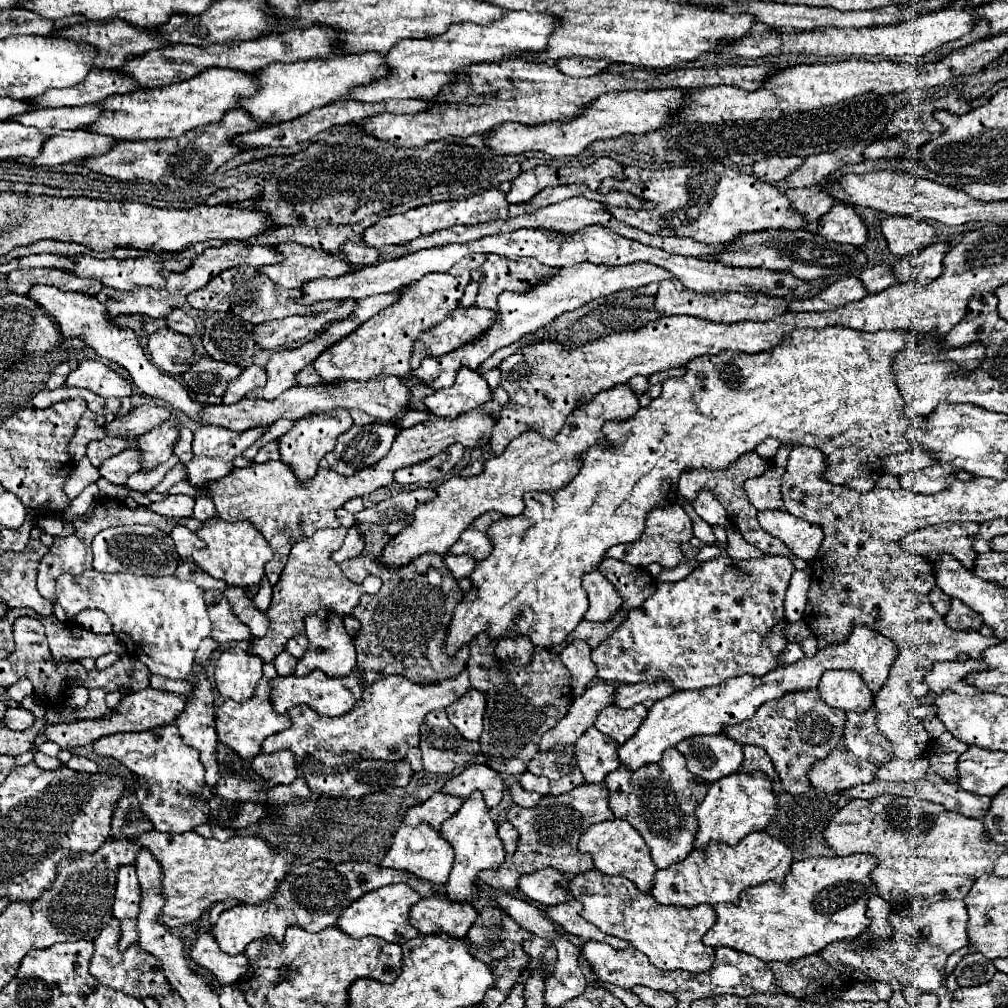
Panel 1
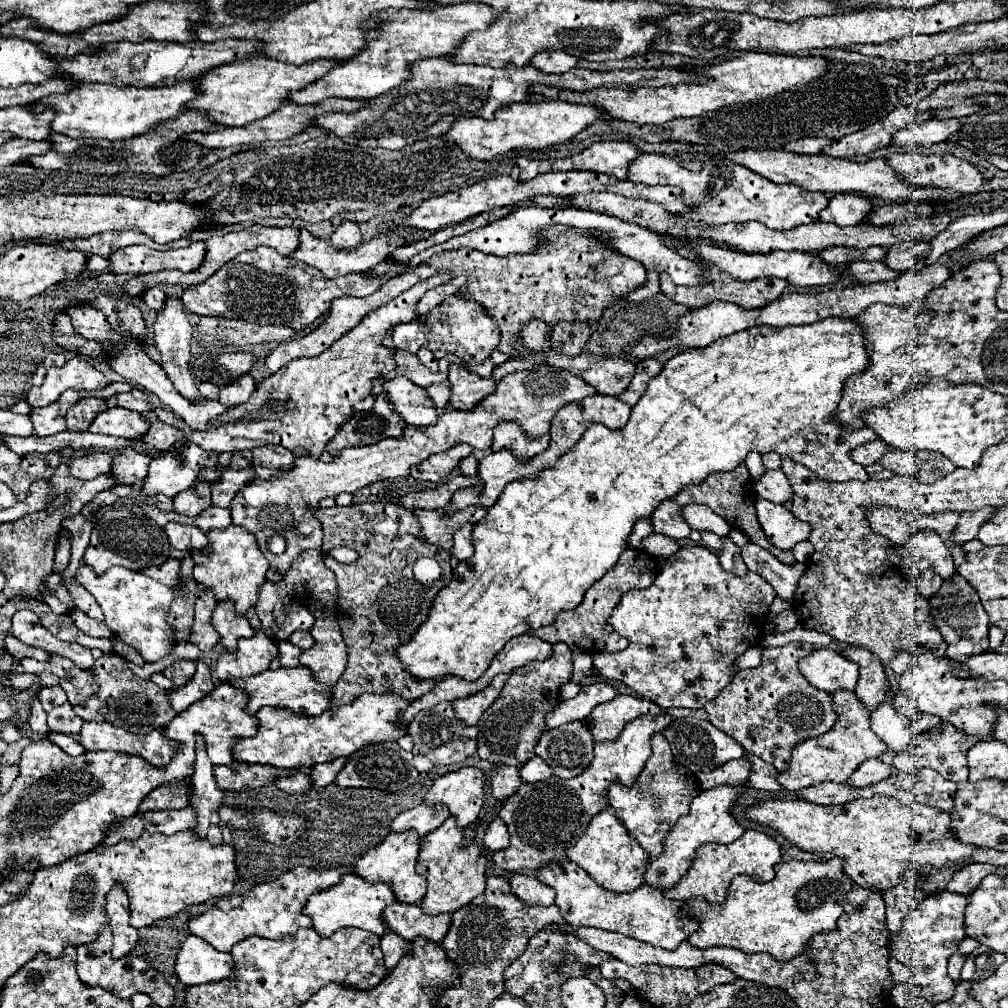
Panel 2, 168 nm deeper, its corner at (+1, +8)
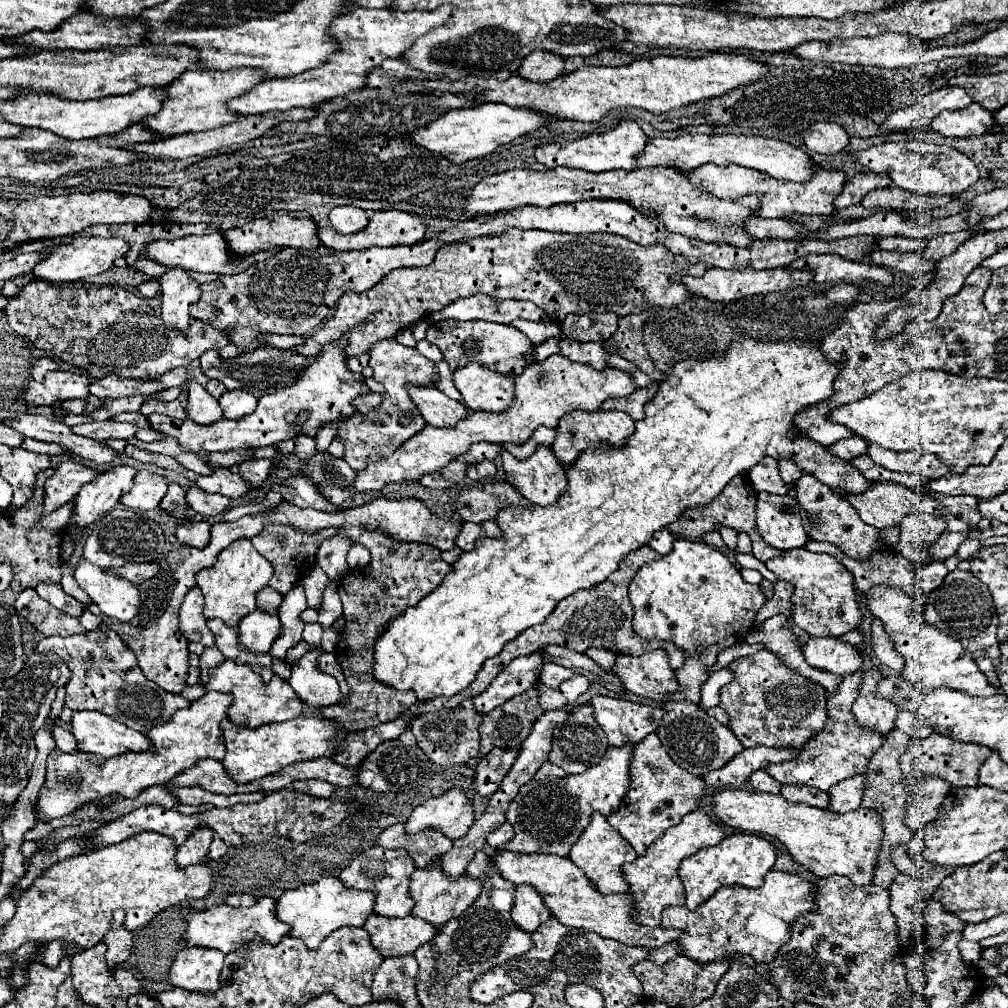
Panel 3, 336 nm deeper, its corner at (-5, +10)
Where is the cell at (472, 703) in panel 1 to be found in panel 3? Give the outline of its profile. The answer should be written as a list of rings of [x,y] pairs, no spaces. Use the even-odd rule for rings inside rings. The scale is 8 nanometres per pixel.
[[[530,654],[530,656],[518,656],[514,658],[502,674],[498,674],[490,686],[474,698],[474,708],[480,714],[492,712],[496,706],[504,704],[506,700],[534,688],[540,680],[540,674],[544,670],[544,656],[542,654]]]

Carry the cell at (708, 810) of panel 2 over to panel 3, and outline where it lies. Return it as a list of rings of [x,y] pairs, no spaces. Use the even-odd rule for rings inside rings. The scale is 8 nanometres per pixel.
[[[694,810],[686,814],[676,826],[668,828],[664,836],[660,836],[644,856],[638,856],[634,862],[624,864],[624,880],[628,882],[628,894],[632,896],[632,920],[650,928],[660,926],[662,910],[666,906],[682,906],[684,904],[684,886],[678,878],[680,862],[700,848],[708,848],[718,844],[724,838],[718,824],[714,824],[702,810]]]

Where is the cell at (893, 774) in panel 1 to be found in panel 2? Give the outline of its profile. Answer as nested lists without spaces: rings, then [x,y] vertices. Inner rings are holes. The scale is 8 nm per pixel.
[[[866,760],[864,764],[860,764],[860,768],[848,778],[848,782],[852,786],[870,786],[876,784],[888,776],[892,776],[896,772],[894,766],[888,766],[884,762],[878,760]]]

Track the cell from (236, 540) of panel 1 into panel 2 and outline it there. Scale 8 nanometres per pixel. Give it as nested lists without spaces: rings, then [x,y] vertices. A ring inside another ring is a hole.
[[[236,524],[228,526],[228,530],[210,530],[208,534],[208,554],[190,552],[194,558],[194,580],[208,584],[218,600],[234,600],[236,612],[246,614],[250,606],[256,604],[260,594],[260,586],[266,582],[268,560],[264,558],[256,536],[250,530],[240,530]]]

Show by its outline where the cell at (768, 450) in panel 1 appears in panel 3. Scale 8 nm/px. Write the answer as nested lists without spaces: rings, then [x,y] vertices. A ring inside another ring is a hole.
[[[764,458],[758,462],[750,472],[748,478],[756,492],[770,492],[770,494],[788,494],[790,486],[778,474],[778,462],[774,458]]]

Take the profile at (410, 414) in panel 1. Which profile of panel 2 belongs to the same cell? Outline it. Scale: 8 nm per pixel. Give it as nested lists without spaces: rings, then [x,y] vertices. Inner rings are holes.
[[[442,382],[442,384],[434,384],[428,388],[428,394],[436,406],[438,412],[442,412],[446,406],[448,406],[448,396],[450,396],[450,390],[448,390],[448,382]]]

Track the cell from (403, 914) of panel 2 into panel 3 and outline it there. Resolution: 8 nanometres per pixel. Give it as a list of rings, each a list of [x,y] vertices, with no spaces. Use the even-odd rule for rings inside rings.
[[[370,914],[362,928],[370,934],[370,942],[374,948],[378,948],[378,952],[382,952],[384,958],[412,954],[418,946],[426,944],[436,934],[434,926],[418,920],[416,916],[384,918]]]

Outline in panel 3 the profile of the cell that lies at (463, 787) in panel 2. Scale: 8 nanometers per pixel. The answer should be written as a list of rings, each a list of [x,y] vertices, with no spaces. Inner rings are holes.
[[[450,788],[444,796],[430,798],[406,820],[406,834],[422,832],[424,828],[432,828],[448,836],[450,840],[462,838],[468,828],[474,824],[472,800],[464,796],[462,790]]]

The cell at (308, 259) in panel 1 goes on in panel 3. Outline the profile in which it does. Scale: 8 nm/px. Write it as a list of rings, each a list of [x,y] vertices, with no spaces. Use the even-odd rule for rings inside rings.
[[[396,208],[374,214],[370,218],[368,226],[358,234],[342,236],[342,234],[334,232],[334,228],[330,228],[330,226],[318,230],[318,236],[320,236],[322,244],[330,244],[332,250],[364,250],[364,248],[370,248],[370,246],[408,246],[408,244],[422,242],[424,234],[426,234],[426,224],[422,220],[414,218],[410,212],[396,210]]]

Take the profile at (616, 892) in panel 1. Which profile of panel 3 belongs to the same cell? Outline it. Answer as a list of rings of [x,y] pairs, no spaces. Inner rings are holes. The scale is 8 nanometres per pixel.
[[[498,850],[490,860],[492,860],[492,866],[514,886],[528,884],[536,888],[536,892],[542,894],[542,900],[546,902],[550,916],[564,926],[584,928],[604,938],[618,940],[626,946],[642,946],[642,948],[658,948],[666,942],[676,940],[682,934],[680,930],[666,930],[662,926],[648,928],[648,926],[640,926],[632,922],[630,920],[630,902],[632,902],[630,896],[598,894],[598,890],[594,890],[594,884],[590,884],[584,872],[578,870],[576,864],[570,862],[568,858],[550,856],[550,854],[518,854],[518,852],[508,852],[508,850]]]

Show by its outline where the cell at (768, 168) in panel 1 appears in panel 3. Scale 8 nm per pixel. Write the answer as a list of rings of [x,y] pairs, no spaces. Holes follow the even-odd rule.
[[[814,124],[802,134],[804,144],[812,152],[820,154],[838,154],[848,146],[848,132],[840,124]]]

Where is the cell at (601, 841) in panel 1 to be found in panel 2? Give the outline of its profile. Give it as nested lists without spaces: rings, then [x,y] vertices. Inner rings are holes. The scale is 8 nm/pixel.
[[[610,806],[590,820],[586,832],[566,852],[566,856],[578,866],[582,866],[588,874],[592,874],[592,878],[596,878],[598,884],[608,886],[608,890],[614,892],[636,890],[644,884],[644,870],[648,870],[648,854],[624,830],[624,824],[620,822],[620,818],[616,818],[616,812],[612,812]]]

